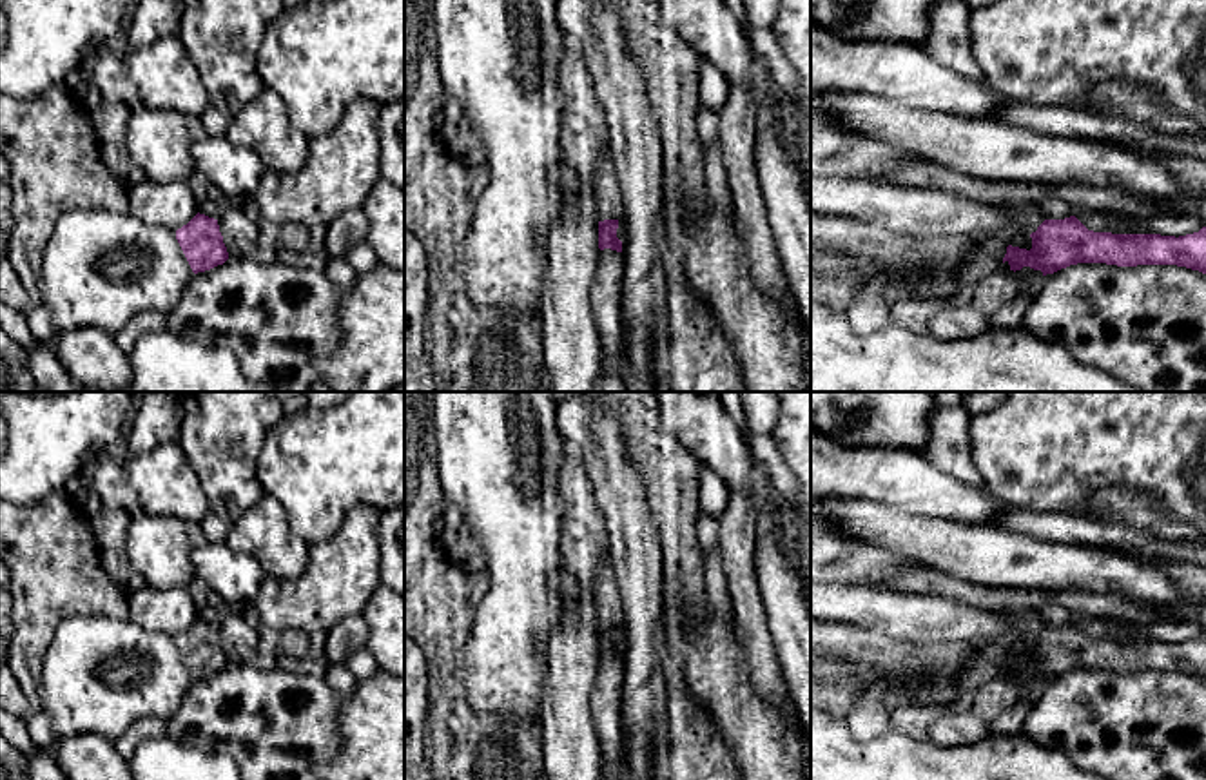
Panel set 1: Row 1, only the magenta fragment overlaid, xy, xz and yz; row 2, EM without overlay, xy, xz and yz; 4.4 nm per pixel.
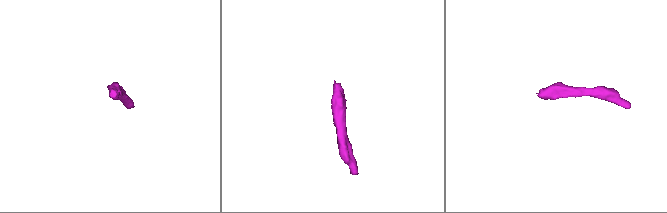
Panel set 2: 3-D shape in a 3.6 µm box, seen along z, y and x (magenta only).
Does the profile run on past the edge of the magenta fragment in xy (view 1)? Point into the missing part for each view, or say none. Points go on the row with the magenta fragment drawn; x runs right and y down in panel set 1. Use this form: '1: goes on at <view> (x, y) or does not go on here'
1: does not go on here

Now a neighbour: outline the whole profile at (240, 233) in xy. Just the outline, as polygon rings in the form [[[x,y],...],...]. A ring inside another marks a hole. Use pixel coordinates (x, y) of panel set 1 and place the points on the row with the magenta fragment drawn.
[[[238,205],[221,216],[218,225],[229,258],[250,258],[256,254],[259,227]]]

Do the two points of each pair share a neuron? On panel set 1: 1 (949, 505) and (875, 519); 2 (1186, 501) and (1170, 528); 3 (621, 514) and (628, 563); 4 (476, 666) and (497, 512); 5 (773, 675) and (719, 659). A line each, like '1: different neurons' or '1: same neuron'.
1: different neurons
2: different neurons
3: same neuron
4: same neuron
5: different neurons

